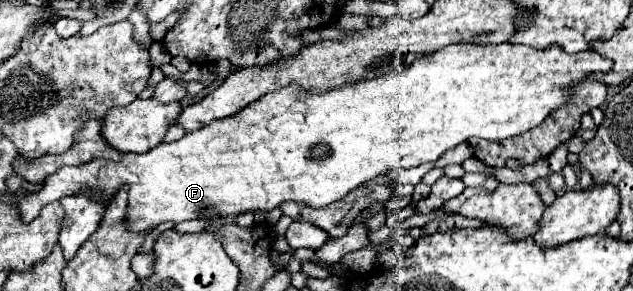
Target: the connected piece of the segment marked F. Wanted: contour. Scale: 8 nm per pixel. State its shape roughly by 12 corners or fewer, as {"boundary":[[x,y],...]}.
{"boundary":[[458,44],[324,92],[280,88],[64,196],[126,230],[324,208],[468,138],[506,140],[612,60]]}

